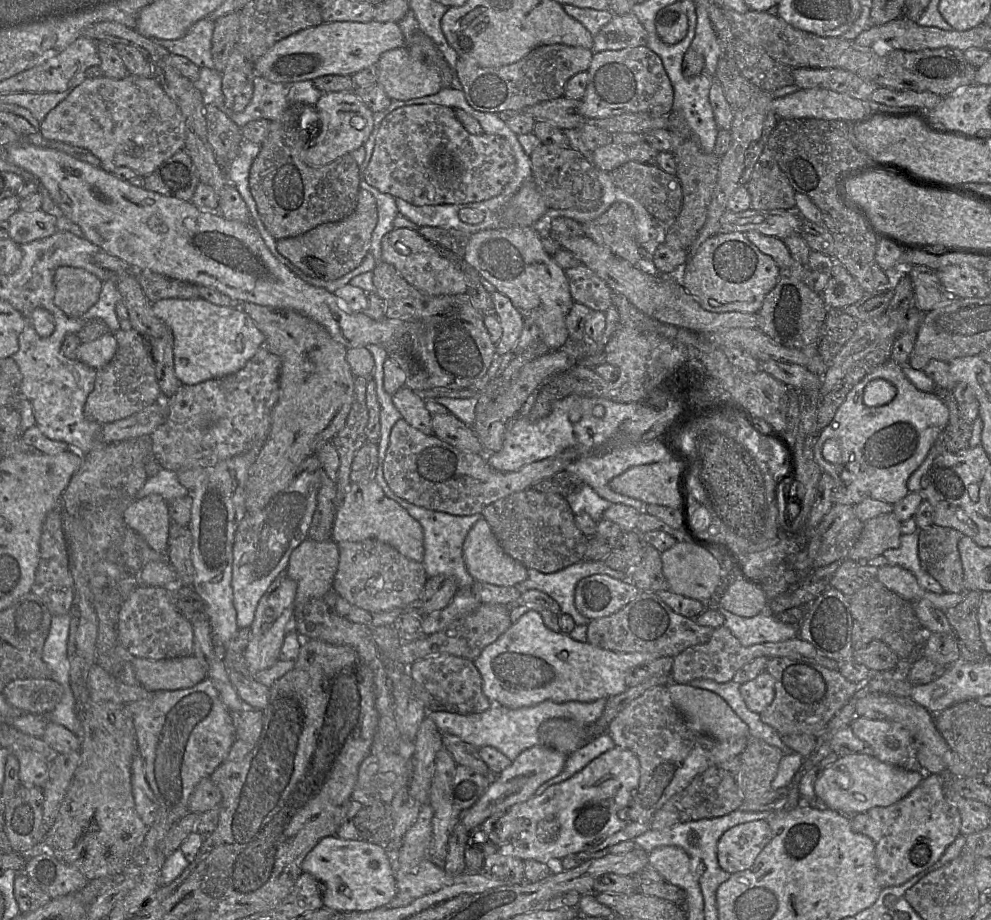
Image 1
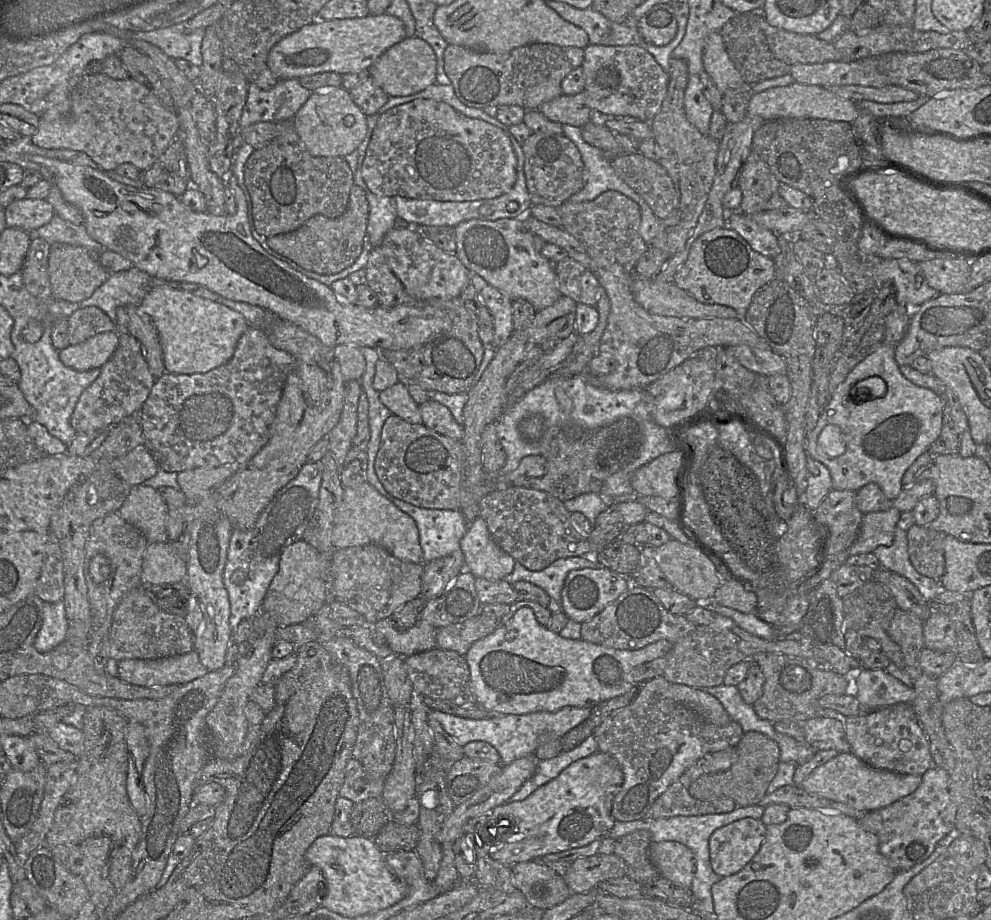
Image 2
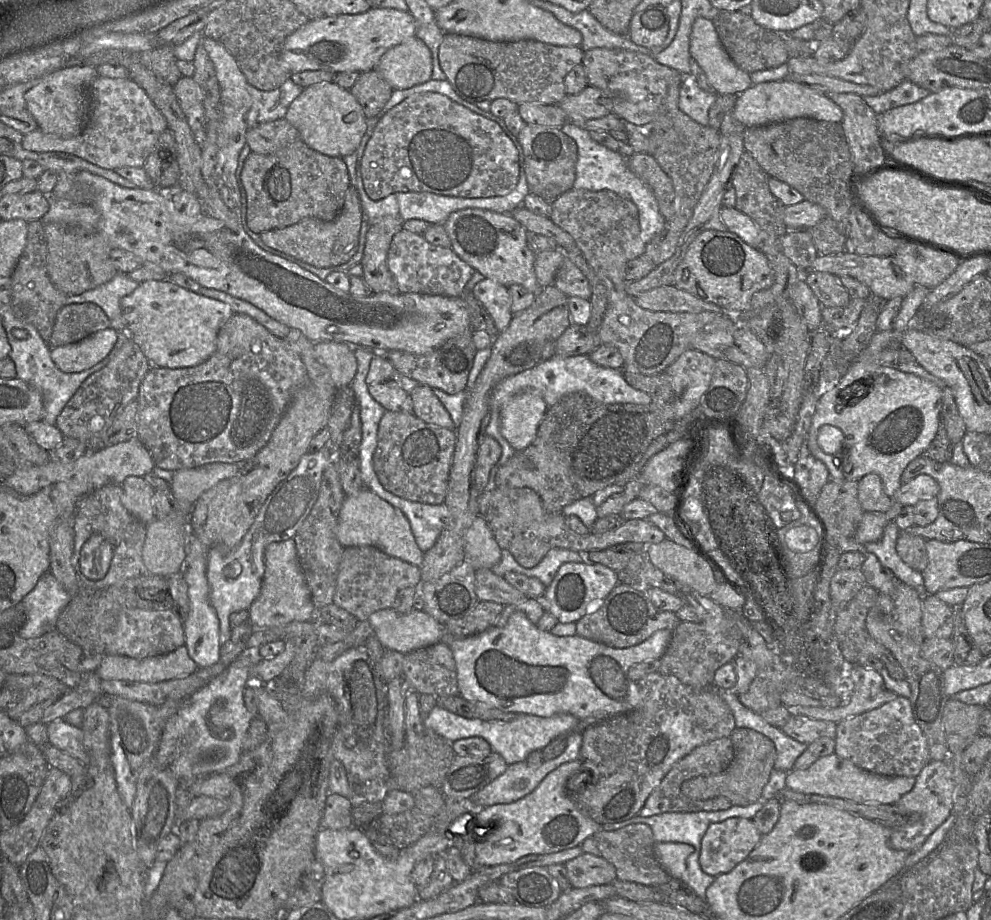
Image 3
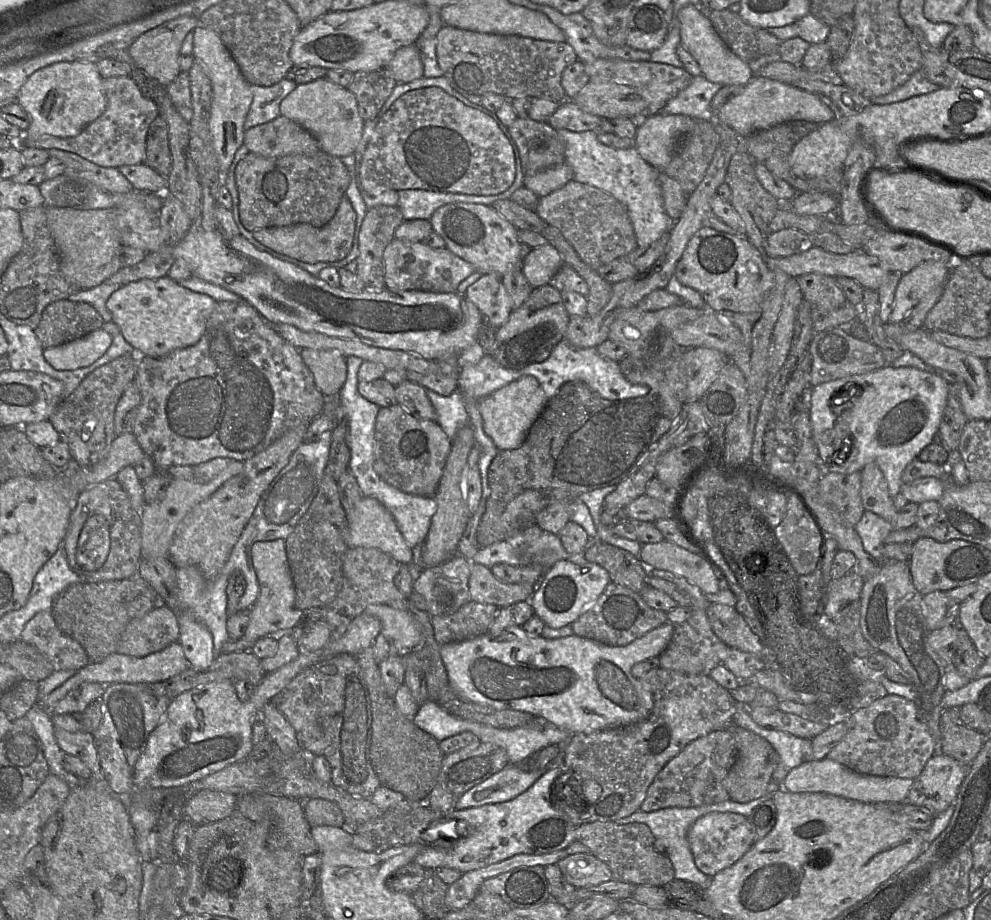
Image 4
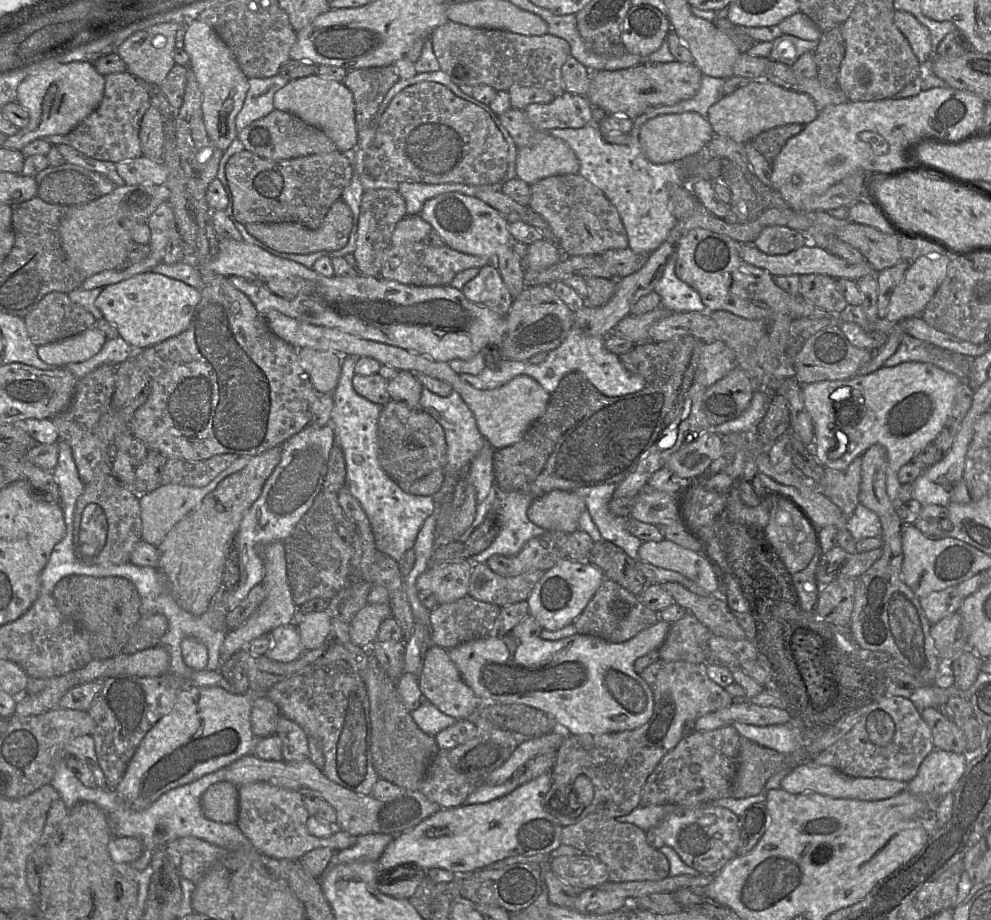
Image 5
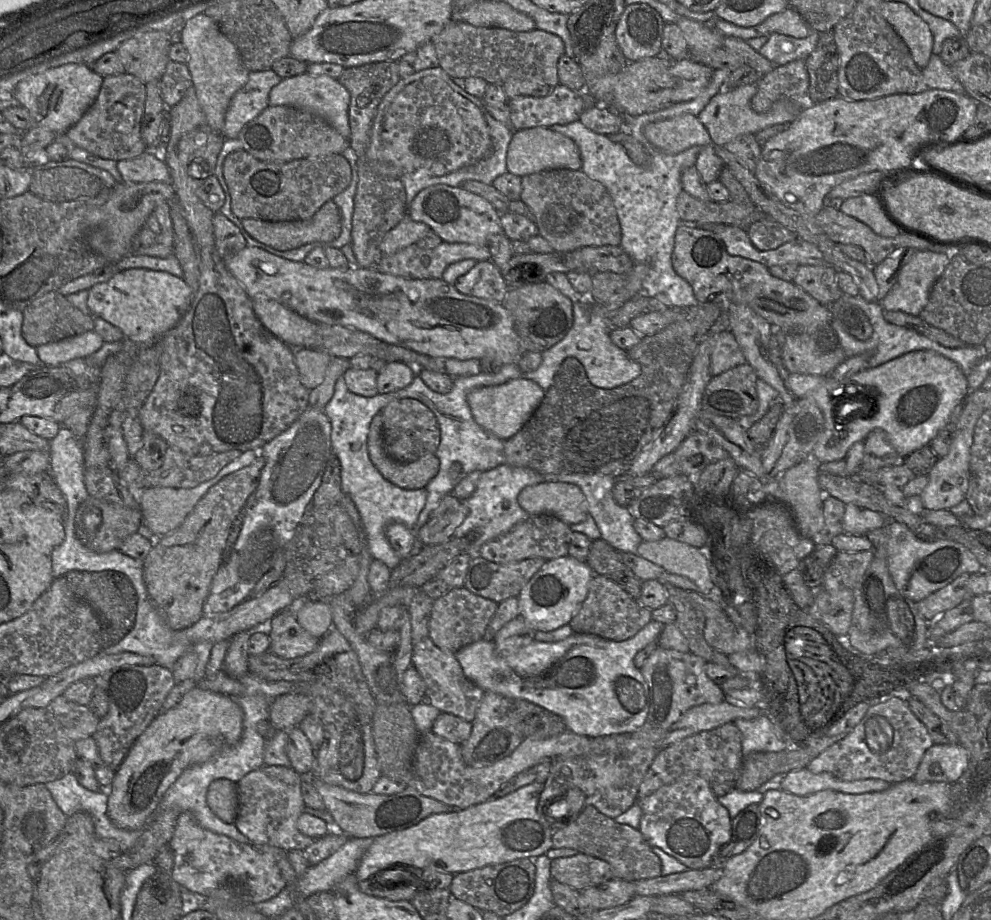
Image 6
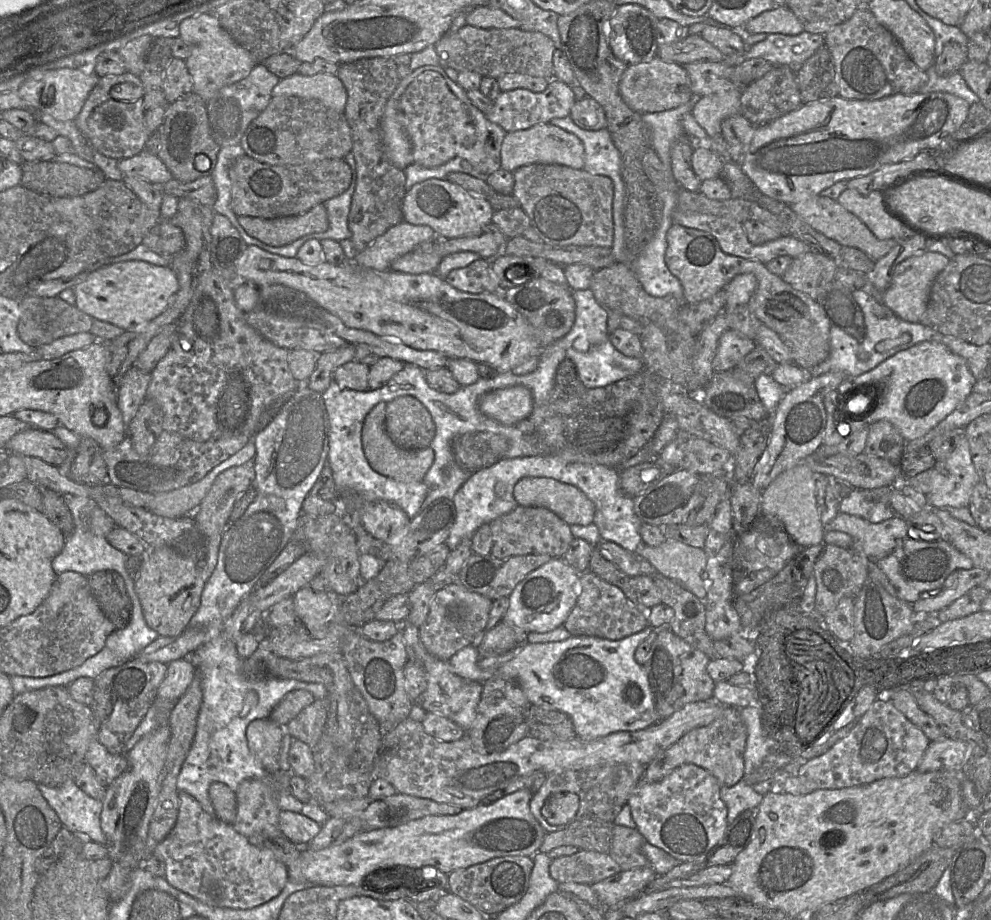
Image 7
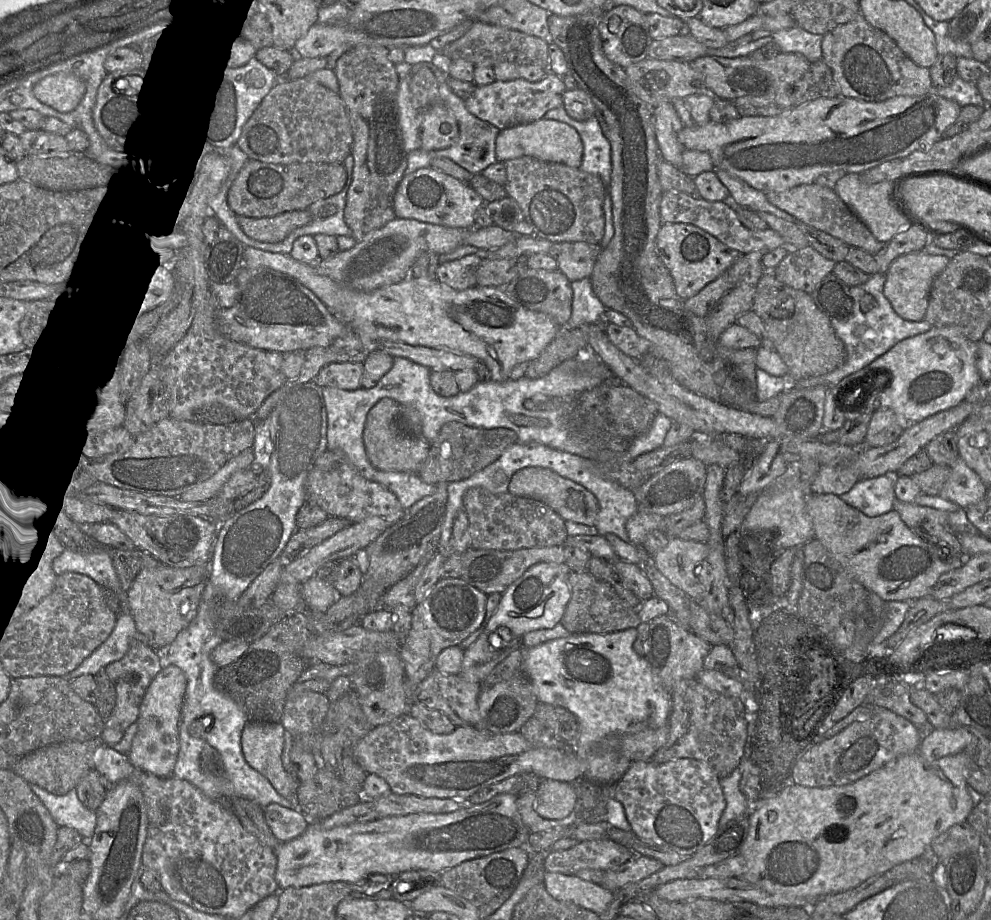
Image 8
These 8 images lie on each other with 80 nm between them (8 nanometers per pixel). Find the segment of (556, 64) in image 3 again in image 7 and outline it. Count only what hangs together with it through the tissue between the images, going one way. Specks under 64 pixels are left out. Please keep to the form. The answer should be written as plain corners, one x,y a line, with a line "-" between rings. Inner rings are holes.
465,25
455,33
445,34
437,43
439,65
457,72
473,71
495,79
509,73
520,73
548,80
555,78
553,53
554,42
540,32
515,28
479,28

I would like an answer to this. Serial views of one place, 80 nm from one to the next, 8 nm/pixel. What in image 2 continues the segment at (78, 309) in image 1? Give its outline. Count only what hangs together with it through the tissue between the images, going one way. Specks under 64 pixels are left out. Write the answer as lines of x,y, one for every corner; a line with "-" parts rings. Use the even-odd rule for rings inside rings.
69,244
51,245
48,258
48,275
53,295
69,302
89,298
108,278
110,272
99,262
99,256
86,248

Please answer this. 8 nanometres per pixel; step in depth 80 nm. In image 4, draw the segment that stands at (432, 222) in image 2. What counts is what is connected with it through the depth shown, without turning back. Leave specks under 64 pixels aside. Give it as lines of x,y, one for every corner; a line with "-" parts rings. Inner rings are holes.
407,189
397,191
399,195
398,207
404,220
430,220
434,212
449,203
463,202
491,206
501,199
494,196
477,196
460,193
443,193
422,189

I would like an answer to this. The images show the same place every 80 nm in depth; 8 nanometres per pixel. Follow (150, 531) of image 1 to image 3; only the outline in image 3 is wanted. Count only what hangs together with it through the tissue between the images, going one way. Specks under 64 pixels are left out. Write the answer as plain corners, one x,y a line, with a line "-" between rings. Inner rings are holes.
129,476
121,483
122,504
125,509
143,524
151,522
155,517
152,497
155,489
143,477

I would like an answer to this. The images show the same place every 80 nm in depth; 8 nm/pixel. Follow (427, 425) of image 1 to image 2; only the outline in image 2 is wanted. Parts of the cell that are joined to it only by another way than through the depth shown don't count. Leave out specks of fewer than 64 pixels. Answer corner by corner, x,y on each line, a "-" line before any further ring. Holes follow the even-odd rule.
398,381
379,392
379,399
392,414
412,424
422,424
420,405
411,397
407,386

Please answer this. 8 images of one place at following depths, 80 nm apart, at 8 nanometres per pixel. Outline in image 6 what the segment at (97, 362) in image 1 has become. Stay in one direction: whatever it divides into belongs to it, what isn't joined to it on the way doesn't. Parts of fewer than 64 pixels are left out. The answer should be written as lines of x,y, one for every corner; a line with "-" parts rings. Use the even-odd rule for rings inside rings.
91,330
40,345
36,347
36,352
43,364
56,366
70,360
86,358
98,351
103,344
103,338
94,330

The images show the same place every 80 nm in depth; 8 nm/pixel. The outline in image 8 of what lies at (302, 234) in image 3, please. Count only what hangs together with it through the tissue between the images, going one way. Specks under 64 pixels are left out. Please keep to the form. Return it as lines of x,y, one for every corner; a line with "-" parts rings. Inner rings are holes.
308,209
285,212
274,217
250,218
236,215
237,222
247,236
260,242
277,243
293,230
312,221

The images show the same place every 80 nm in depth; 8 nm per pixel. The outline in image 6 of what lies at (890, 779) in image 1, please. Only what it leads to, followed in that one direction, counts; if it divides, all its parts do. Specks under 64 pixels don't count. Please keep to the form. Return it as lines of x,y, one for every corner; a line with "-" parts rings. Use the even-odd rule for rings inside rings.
806,767
788,772
781,783
781,789
798,795
811,795
822,790
834,790
846,794
881,792
892,783
880,779
843,781
828,772
813,773

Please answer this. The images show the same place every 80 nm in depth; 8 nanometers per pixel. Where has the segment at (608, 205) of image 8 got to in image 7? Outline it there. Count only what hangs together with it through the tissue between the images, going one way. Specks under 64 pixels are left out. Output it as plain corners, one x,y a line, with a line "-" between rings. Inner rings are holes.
570,116
564,118
554,118
551,124
560,127
561,129
576,135
583,143
585,150
585,163
583,170
593,174
607,176
611,179
614,187
613,197
613,221
614,221
614,241
612,244
612,253
616,262
629,262
629,254
624,242
624,207
626,200
625,183
621,176
621,155
619,150
614,145
611,135
607,129
590,131
580,128

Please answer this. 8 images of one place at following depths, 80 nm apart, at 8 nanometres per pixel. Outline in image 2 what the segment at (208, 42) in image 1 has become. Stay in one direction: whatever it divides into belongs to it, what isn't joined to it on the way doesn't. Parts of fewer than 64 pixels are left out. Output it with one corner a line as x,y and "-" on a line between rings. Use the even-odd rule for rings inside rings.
189,20
167,28
140,31
136,37
161,49
173,60
185,59
195,66
203,63
201,53
205,28
190,28

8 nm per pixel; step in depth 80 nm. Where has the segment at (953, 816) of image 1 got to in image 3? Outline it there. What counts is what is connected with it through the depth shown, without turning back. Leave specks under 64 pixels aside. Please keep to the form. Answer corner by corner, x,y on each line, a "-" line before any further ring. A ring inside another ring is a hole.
930,761
916,777
914,788
894,804
902,813
906,813
906,822
891,829
891,847
909,853
918,851
928,837
951,814
953,809
953,790
952,763
950,761

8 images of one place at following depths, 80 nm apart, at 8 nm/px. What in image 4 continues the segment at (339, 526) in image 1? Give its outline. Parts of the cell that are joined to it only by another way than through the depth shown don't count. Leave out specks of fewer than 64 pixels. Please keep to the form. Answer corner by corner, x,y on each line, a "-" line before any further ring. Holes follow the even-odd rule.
362,496
346,518
346,543
349,548
375,548
390,555
401,564
411,564
412,548
406,543
393,515
378,500

